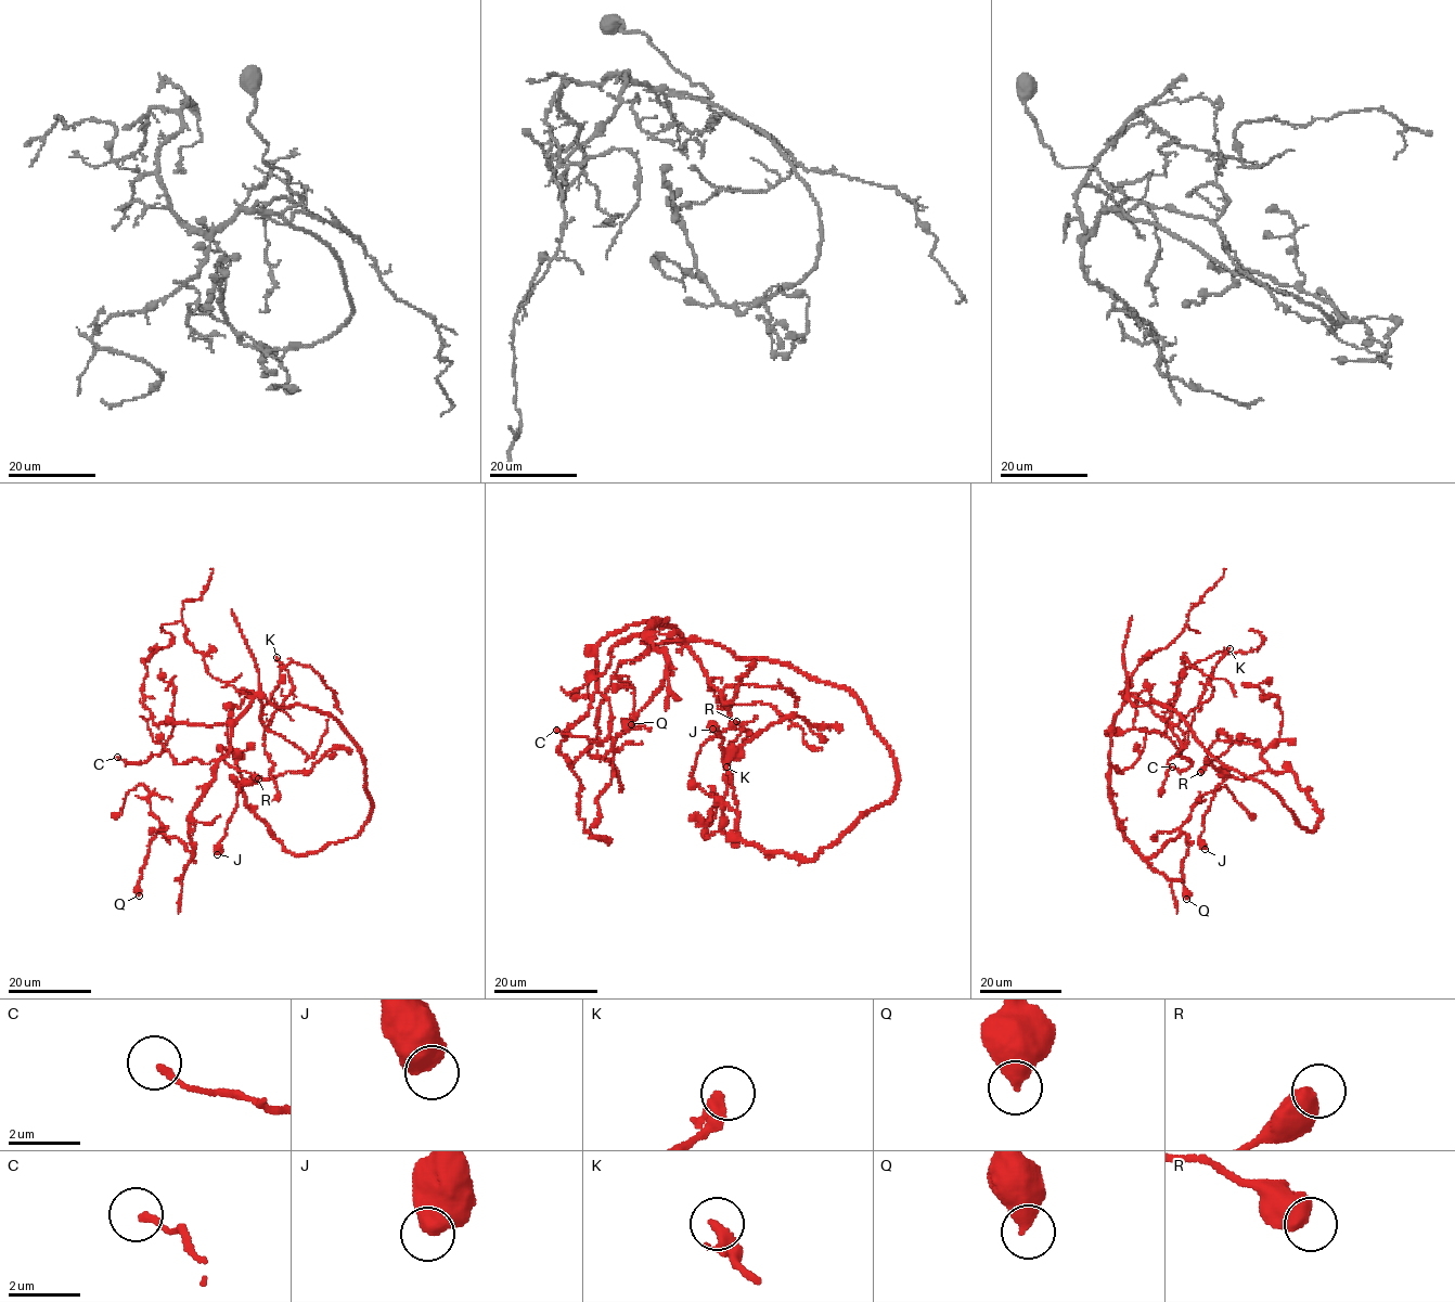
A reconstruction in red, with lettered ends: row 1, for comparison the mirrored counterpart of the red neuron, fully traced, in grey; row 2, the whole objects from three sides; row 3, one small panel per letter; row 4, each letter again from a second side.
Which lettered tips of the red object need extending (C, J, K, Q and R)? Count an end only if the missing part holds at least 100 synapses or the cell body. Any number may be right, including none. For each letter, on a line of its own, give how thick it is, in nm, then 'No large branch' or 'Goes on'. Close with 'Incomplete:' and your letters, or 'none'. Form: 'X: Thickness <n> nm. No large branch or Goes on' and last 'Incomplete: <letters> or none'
C: Thickness 180 nm. No large branch
J: Thickness 650 nm. No large branch
K: Thickness 280 nm. No large branch
Q: Thickness 550 nm. No large branch
R: Thickness 650 nm. No large branch
Incomplete: none

